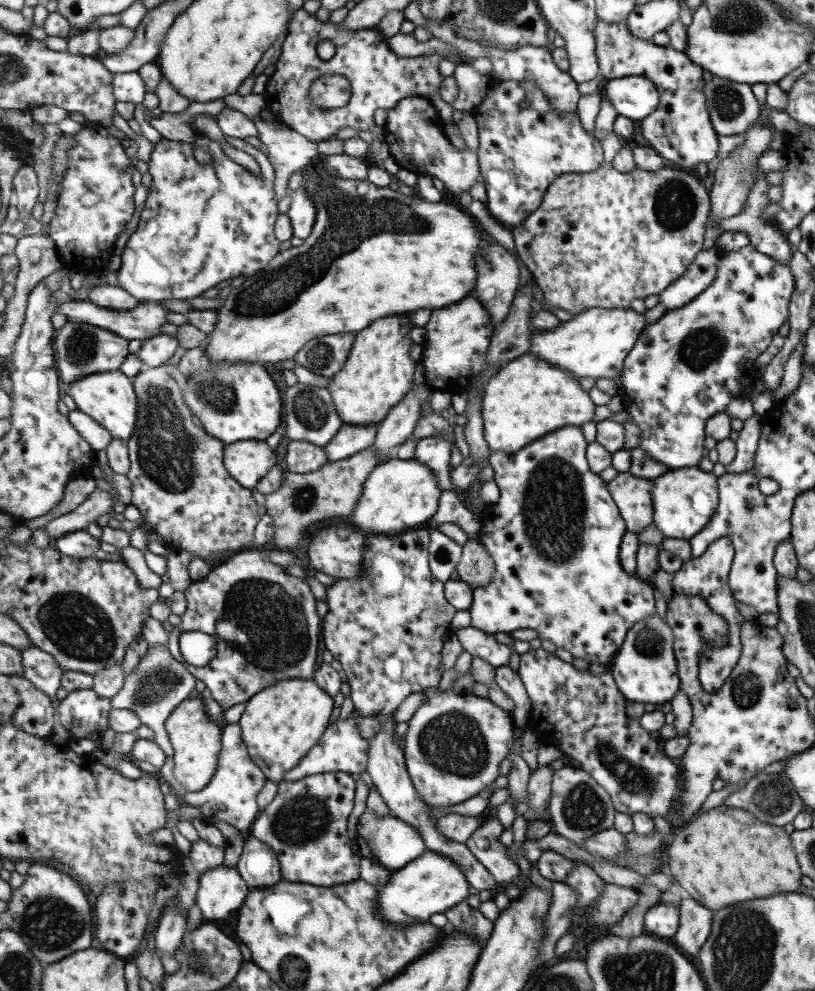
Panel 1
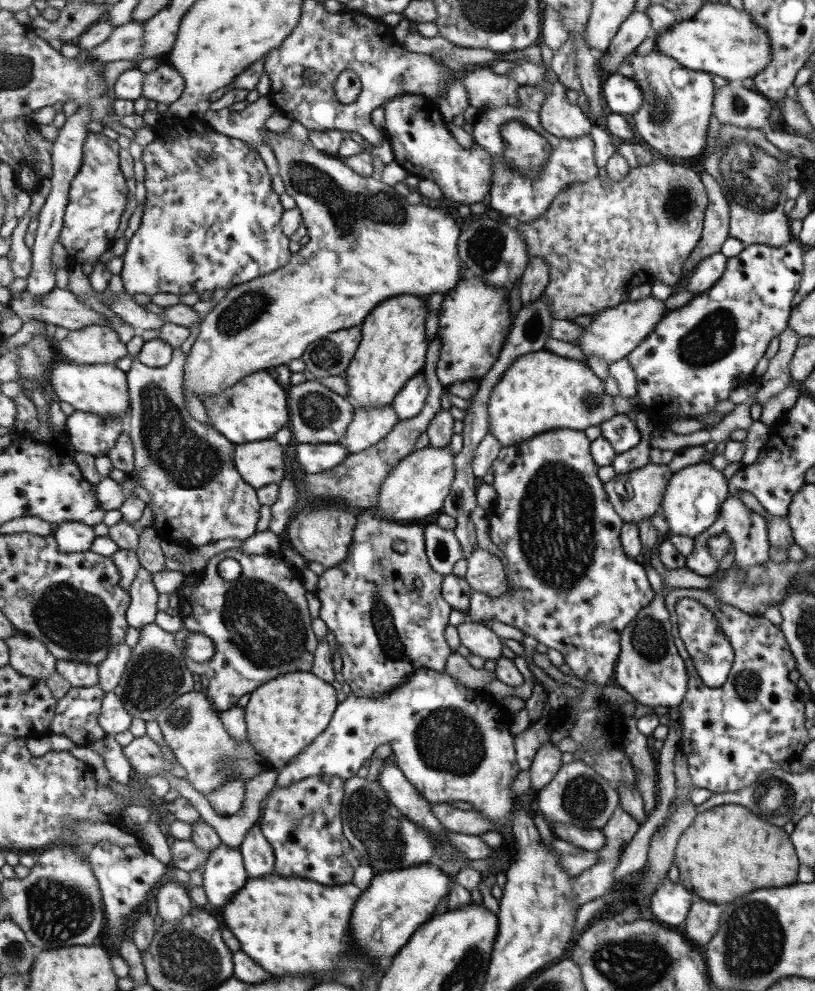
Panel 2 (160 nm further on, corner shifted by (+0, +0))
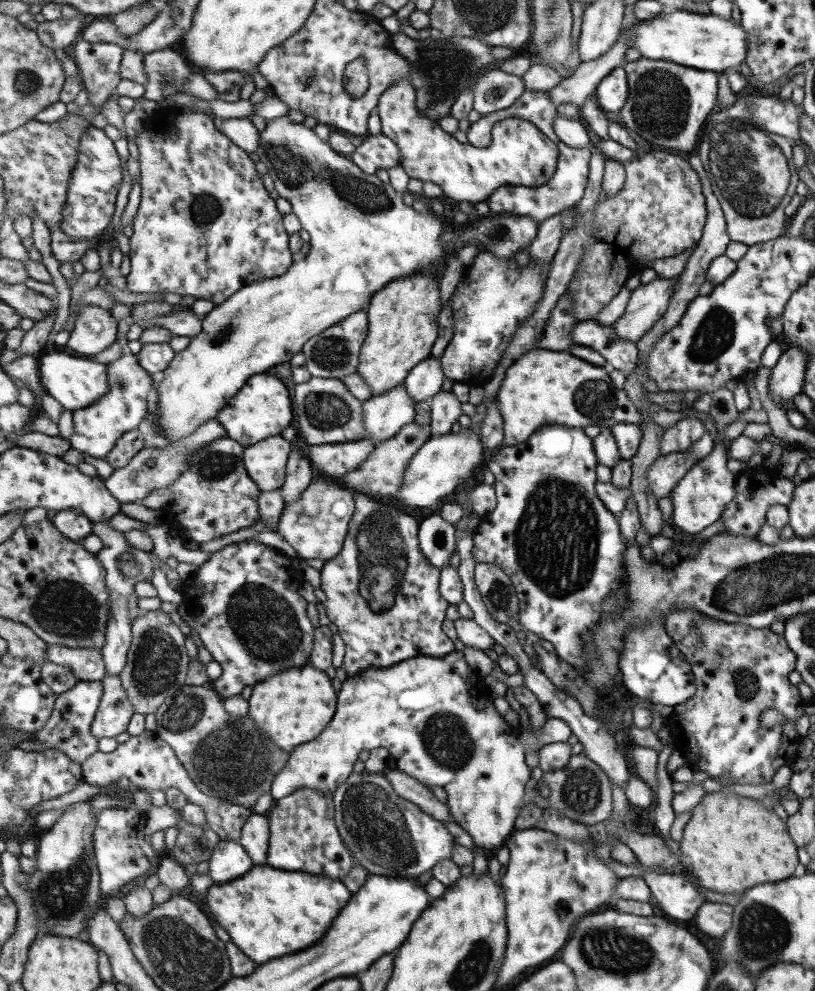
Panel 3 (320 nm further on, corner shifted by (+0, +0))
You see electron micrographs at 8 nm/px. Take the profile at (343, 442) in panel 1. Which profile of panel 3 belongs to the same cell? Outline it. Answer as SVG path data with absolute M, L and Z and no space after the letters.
M406 383L364 401L363 426L366 438L379 443L398 436L404 427L415 423L415 403Z

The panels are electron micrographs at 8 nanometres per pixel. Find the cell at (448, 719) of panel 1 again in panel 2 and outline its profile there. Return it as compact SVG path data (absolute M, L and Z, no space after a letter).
M422 668L422 670L411 675L410 679L407 679L406 683L403 683L401 687L397 687L394 691L389 691L386 695L381 695L380 697L360 697L351 692L344 701L339 703L334 718L330 722L330 726L326 728L326 731L319 735L301 755L297 755L291 760L291 763L287 767L279 770L277 786L291 787L291 784L320 775L337 776L341 777L343 781L349 781L351 778L357 776L359 768L365 764L365 760L369 760L375 754L375 750L379 746L389 744L392 750L391 757L398 762L407 779L415 785L419 793L423 794L423 797L427 798L427 801L431 802L431 804L451 804L457 801L466 802L474 806L474 811L482 814L484 818L490 818L494 822L510 822L514 809L517 806L517 798L513 795L511 786L513 786L513 782L515 782L515 778L517 778L517 774L520 772L516 736L511 734L511 726L513 726L513 719L511 719L511 714L507 713L505 706L499 700L490 700L489 696L486 696L485 692L483 692L483 689L471 688L453 678L447 671L437 672L436 670Z

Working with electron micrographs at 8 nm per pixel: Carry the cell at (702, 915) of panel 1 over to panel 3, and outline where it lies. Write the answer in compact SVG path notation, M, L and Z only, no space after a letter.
M705 902L699 906L699 912L693 919L699 932L715 938L720 937L731 926L731 906Z

